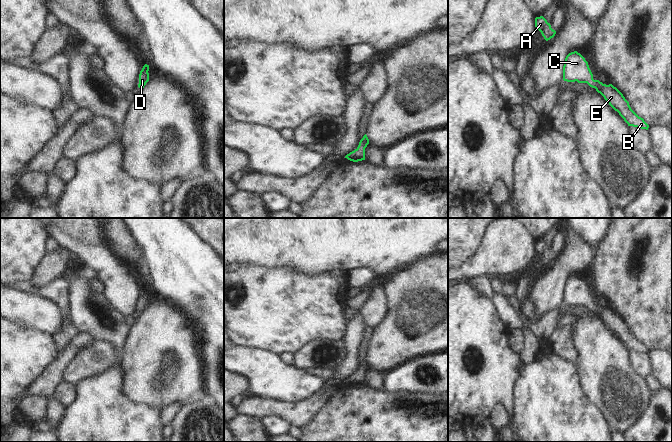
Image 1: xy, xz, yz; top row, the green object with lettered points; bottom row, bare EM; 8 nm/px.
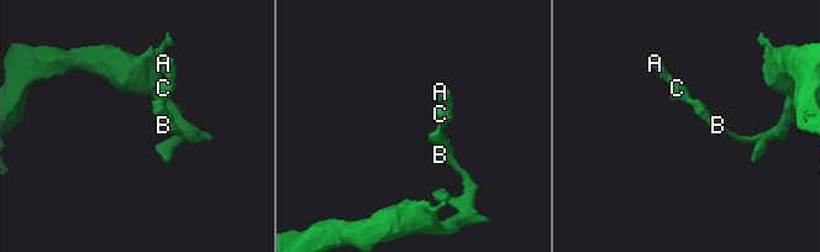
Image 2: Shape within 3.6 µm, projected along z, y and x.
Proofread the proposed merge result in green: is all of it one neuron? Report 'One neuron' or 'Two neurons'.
One neuron

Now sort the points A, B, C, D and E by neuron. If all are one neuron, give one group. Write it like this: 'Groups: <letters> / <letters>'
Groups: A B C D E

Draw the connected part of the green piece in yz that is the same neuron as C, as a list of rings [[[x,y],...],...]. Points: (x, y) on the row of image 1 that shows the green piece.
[[[577,51],[569,53],[565,58],[563,80],[567,82],[577,81],[578,83],[587,83],[604,97],[628,126],[648,130],[649,125],[631,109],[629,102],[616,87],[612,84],[606,85],[599,80],[593,79],[588,62]]]

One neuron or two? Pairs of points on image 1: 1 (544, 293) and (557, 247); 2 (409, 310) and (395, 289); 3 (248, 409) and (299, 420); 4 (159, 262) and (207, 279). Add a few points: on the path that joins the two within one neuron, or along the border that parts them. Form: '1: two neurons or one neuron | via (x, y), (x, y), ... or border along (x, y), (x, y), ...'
1: two neurons | border along (565, 237), (564, 248), (556, 256)
2: one neuron | via (409, 305), (400, 294)
3: one neuron | via (261, 408), (281, 408), (286, 410)
4: one neuron | via (171, 262), (179, 262), (195, 278)

